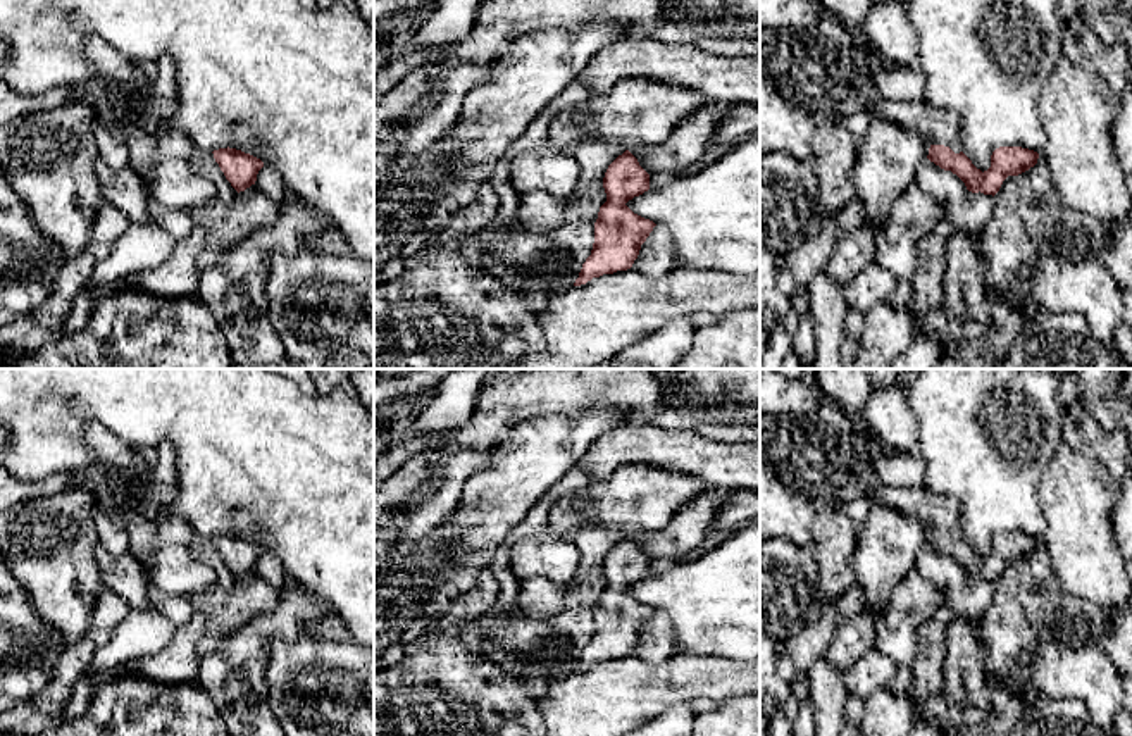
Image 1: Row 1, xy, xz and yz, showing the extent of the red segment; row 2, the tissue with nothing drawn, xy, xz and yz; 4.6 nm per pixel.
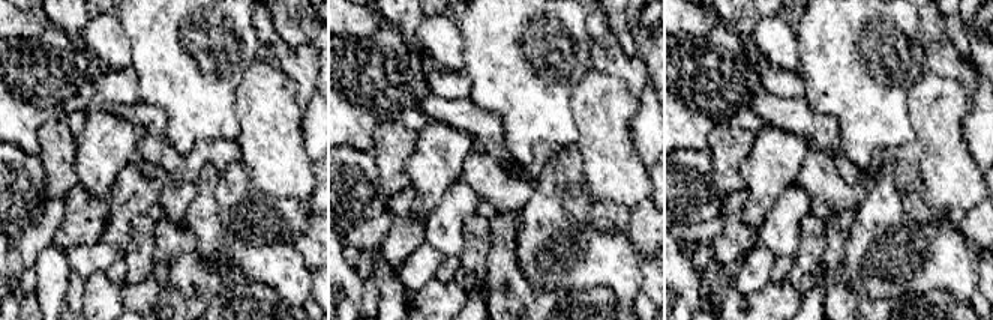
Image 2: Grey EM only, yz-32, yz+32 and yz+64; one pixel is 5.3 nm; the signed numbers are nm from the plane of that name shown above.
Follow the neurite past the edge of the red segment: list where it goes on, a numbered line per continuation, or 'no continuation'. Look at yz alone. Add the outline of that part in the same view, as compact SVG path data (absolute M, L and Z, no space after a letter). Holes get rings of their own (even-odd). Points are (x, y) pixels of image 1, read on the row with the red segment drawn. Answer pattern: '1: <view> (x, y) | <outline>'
1: yz (939, 124) | M880 97L872 102L868 110L918 131L927 136L932 145L949 147L955 153L963 152L960 115L955 110L939 109L927 102L891 102Z

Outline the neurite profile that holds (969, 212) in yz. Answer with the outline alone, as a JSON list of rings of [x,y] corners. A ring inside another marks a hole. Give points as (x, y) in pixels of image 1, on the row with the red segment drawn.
[[[929,159],[917,171],[917,184],[934,200],[955,229],[972,243],[977,241],[994,210],[994,196],[972,193],[965,183]]]

